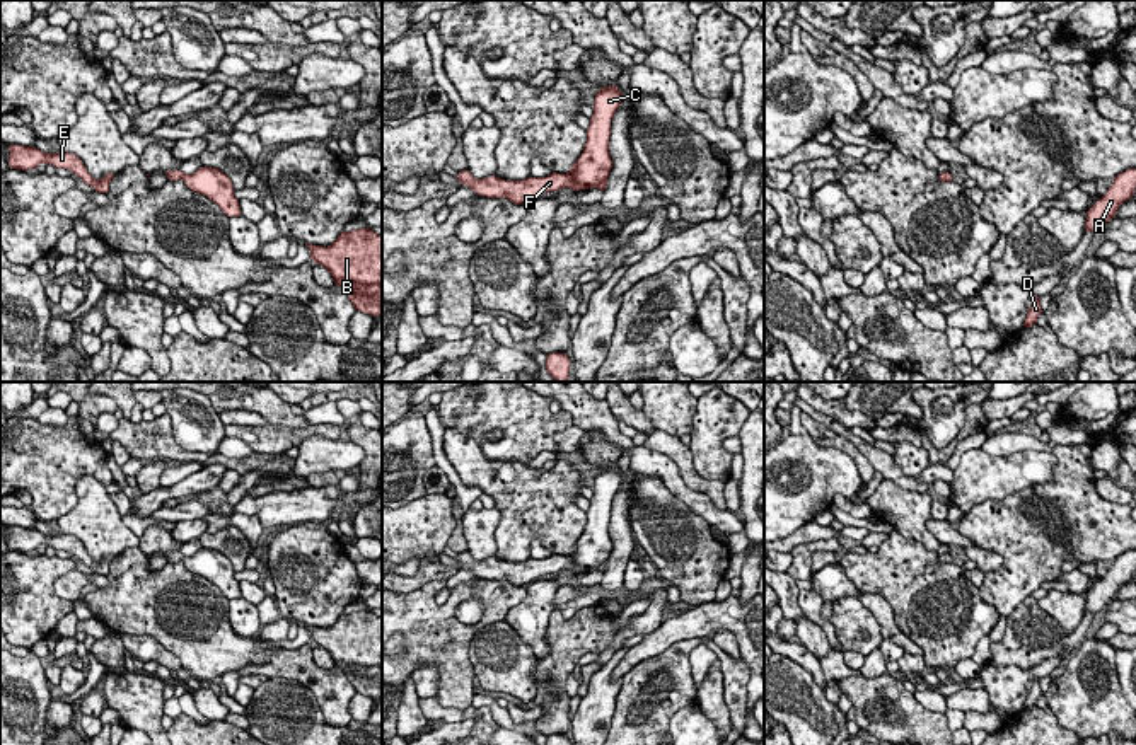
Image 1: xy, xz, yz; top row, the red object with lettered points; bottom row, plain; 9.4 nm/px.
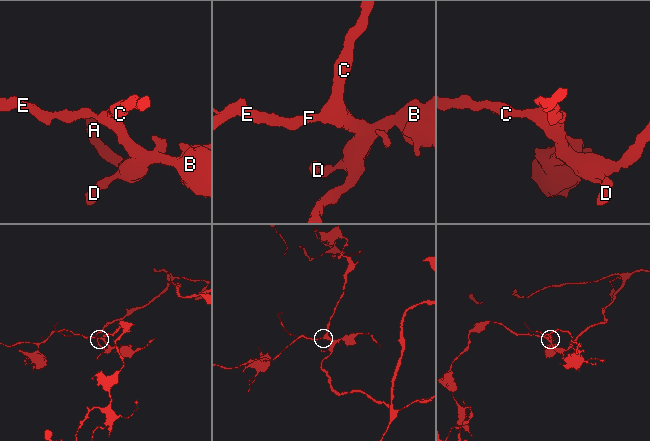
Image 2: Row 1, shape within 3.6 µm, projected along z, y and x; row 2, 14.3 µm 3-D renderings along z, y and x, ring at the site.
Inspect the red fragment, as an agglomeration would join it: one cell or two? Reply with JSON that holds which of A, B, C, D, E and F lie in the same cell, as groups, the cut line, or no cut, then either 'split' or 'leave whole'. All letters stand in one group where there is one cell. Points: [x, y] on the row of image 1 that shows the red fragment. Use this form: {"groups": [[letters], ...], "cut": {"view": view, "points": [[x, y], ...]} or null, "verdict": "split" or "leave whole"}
{"groups": [["A", "B", "C", "D", "E", "F"]], "cut": null, "verdict": "leave whole"}

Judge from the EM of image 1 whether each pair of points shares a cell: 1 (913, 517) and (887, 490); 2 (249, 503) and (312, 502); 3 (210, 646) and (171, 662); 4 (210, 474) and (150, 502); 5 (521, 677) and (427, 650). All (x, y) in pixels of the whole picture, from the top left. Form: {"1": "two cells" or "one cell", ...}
{"1": "one cell", "2": "one cell", "3": "two cells", "4": "one cell", "5": "two cells"}

